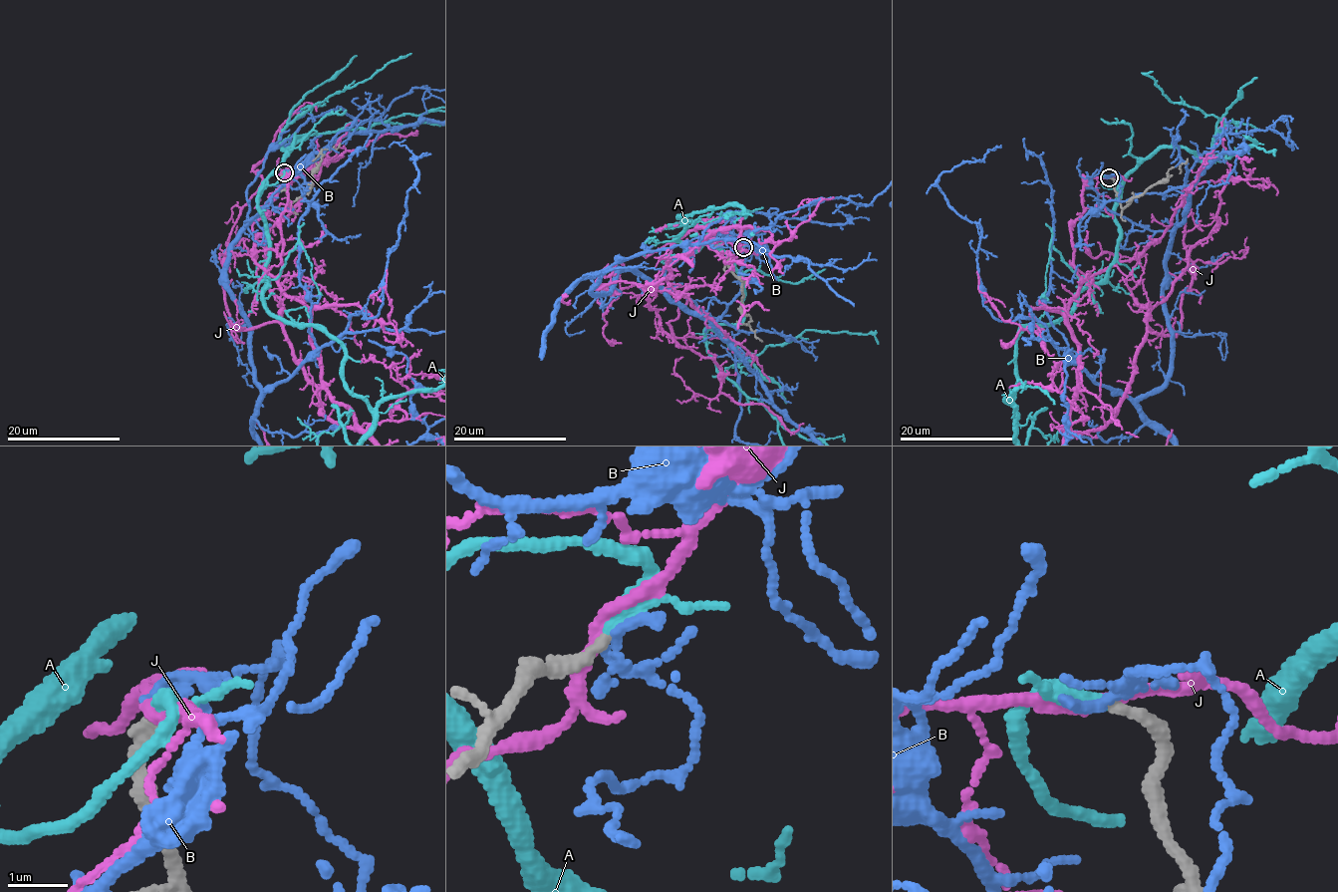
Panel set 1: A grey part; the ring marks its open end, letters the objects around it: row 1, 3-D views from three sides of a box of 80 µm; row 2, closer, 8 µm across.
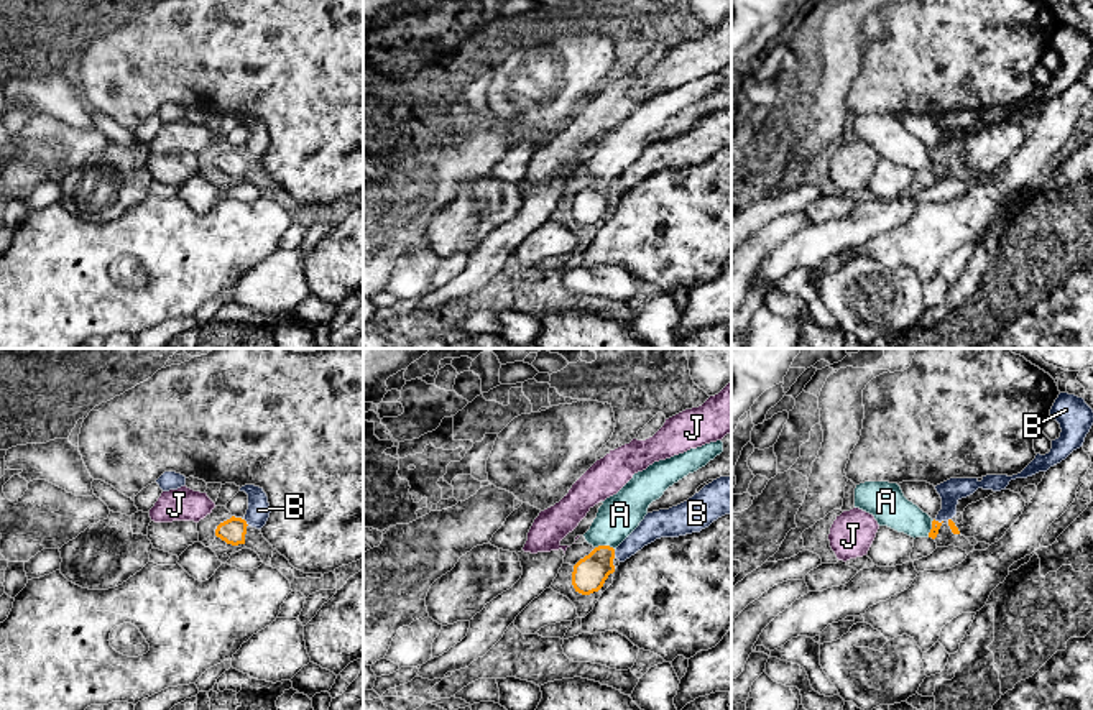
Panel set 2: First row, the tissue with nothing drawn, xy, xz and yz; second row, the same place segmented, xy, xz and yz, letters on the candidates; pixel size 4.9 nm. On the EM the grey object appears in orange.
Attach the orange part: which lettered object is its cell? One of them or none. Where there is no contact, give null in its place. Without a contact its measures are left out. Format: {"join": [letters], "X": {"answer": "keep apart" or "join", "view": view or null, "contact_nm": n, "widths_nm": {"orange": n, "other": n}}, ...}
{"join": ["A"], "A": {"answer": "join", "view": "xz", "contact_nm": 110, "widths_nm": {"orange": 160, "other": 200}}, "B": {"answer": "keep apart", "view": "xy", "contact_nm": 40, "widths_nm": {"orange": 120, "other": 110}}, "J": {"answer": "keep apart", "view": null}}

